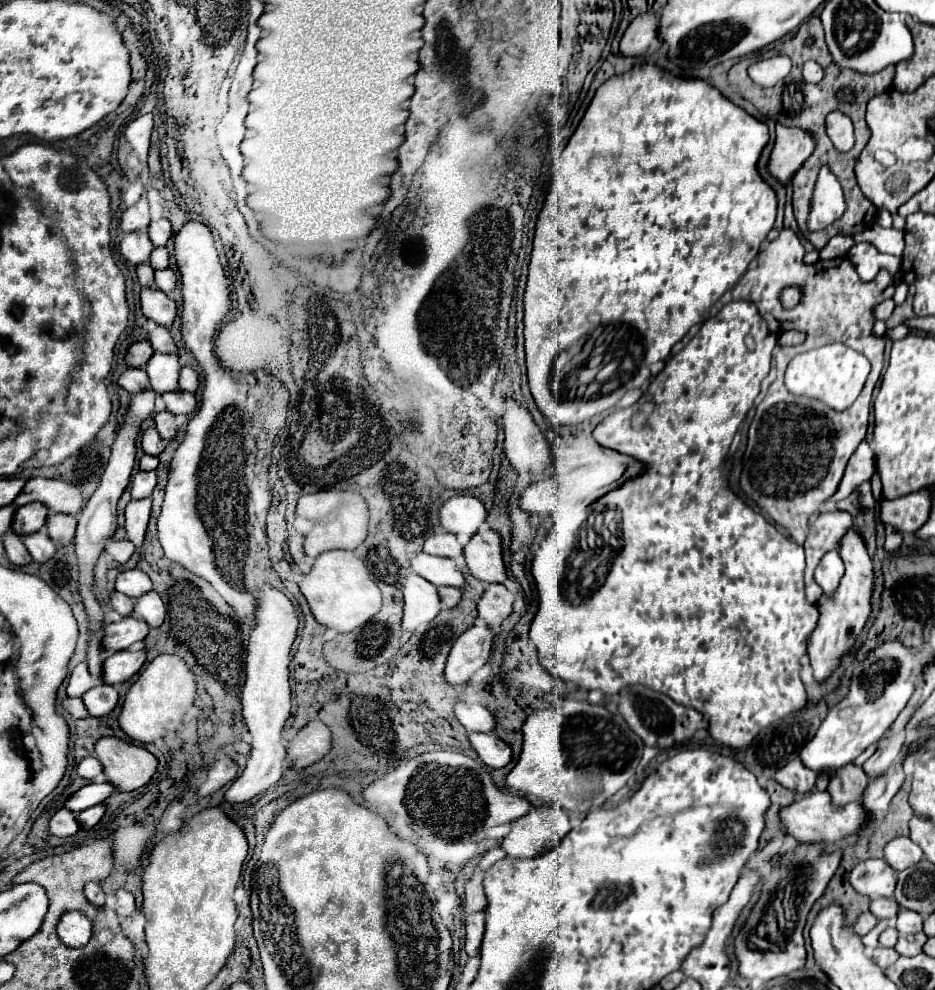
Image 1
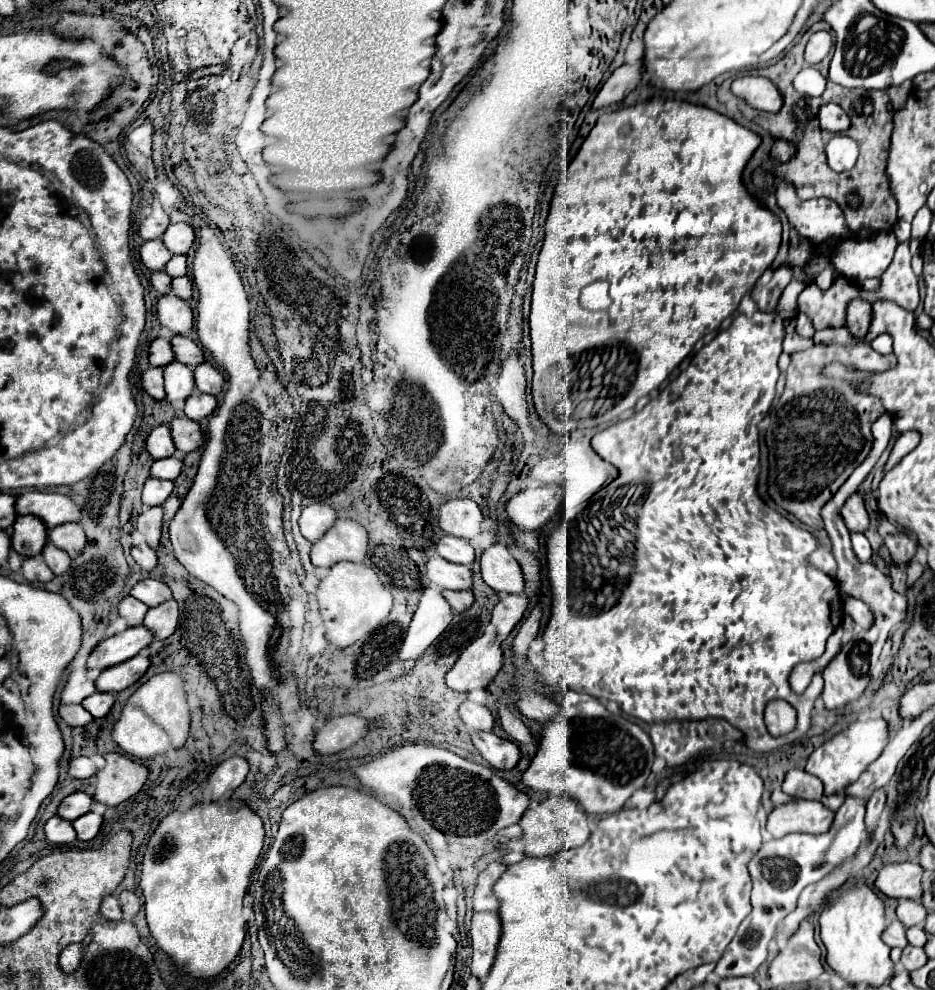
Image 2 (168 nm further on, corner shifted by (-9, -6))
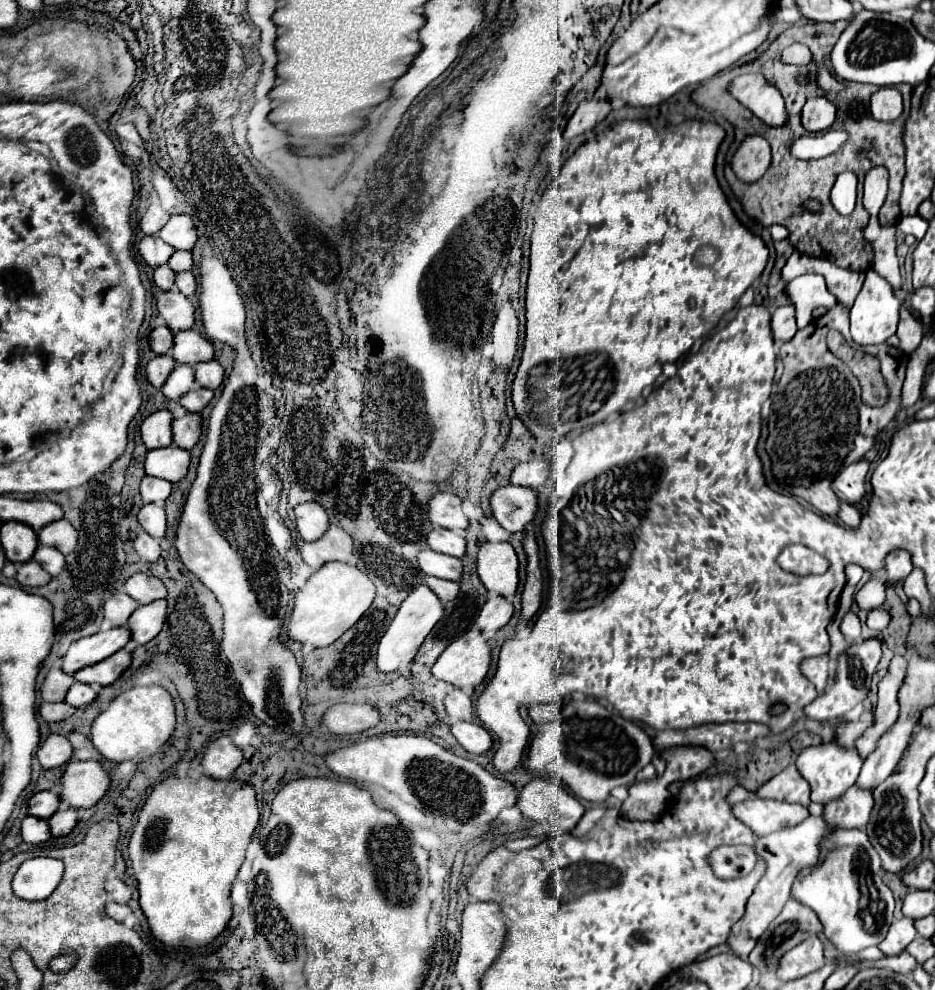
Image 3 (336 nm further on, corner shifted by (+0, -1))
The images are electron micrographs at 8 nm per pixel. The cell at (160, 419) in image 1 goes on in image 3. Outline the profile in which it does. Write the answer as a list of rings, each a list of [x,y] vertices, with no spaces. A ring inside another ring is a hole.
[[[187,413],[181,419],[173,421],[173,443],[181,449],[193,449],[201,435],[201,415],[199,413]]]

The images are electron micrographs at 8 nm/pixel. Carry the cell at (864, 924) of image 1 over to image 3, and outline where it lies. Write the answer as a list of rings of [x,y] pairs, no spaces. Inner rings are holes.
[[[907,917],[897,919],[891,925],[885,941],[879,943],[879,949],[885,955],[897,955],[897,953],[901,953],[915,939],[915,935],[917,935],[917,931],[913,927],[913,919],[907,919]]]

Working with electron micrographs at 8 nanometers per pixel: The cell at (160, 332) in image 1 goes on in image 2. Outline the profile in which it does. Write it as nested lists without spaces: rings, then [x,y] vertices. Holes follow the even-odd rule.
[[[172,336],[170,342],[172,342],[172,348],[174,348],[174,354],[176,354],[178,362],[182,362],[186,366],[192,366],[192,368],[206,362],[204,350],[192,338],[188,338],[188,336]]]

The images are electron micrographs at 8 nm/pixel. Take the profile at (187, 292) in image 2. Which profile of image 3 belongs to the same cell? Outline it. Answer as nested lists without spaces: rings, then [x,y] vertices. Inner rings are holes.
[[[191,271],[187,273],[175,273],[175,289],[179,289],[183,295],[193,295],[195,293],[195,277]]]

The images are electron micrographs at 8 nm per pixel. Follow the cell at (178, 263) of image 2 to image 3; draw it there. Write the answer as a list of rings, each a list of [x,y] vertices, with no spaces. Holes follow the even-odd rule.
[[[175,251],[171,255],[171,259],[167,261],[167,265],[173,269],[173,271],[189,271],[193,267],[193,255],[189,251]]]

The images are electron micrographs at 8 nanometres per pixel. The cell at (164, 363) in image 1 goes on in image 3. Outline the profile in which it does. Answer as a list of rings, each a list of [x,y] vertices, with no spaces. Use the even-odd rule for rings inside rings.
[[[177,363],[175,369],[171,371],[169,379],[165,381],[165,385],[161,387],[163,395],[171,401],[179,401],[179,397],[183,397],[187,391],[191,391],[195,387],[195,377],[193,377],[193,367],[191,365],[183,365]]]

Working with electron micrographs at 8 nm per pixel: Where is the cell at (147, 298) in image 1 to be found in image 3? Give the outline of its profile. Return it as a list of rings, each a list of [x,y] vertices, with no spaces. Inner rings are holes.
[[[169,289],[157,297],[157,311],[165,319],[167,327],[175,331],[191,329],[195,323],[195,307],[193,303],[179,291]]]

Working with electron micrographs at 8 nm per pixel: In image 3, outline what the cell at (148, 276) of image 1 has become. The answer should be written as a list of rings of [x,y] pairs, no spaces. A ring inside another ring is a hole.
[[[167,265],[157,267],[157,269],[155,269],[155,275],[153,275],[155,285],[157,285],[159,289],[163,289],[163,291],[167,291],[167,289],[173,287],[173,277],[175,277],[175,273],[173,273]]]

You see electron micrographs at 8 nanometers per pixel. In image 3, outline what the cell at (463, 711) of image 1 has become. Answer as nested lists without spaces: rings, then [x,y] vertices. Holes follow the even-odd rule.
[[[453,689],[445,697],[445,709],[451,719],[457,719],[457,721],[471,721],[473,719],[473,701],[461,689]]]

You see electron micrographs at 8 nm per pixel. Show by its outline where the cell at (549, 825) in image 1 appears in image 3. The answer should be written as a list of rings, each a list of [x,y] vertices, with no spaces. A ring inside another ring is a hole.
[[[533,779],[519,793],[517,807],[531,823],[549,823],[549,837],[571,833],[585,807],[555,779]]]

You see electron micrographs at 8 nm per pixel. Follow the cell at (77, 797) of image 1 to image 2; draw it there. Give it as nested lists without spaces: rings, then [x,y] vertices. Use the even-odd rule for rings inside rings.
[[[74,792],[74,794],[66,796],[66,798],[60,802],[60,806],[58,806],[58,810],[56,810],[56,816],[60,816],[60,818],[72,822],[72,820],[80,818],[82,814],[86,814],[86,812],[90,810],[90,804],[92,804],[92,802],[94,802],[94,800],[92,800],[90,794],[86,794],[86,792]]]

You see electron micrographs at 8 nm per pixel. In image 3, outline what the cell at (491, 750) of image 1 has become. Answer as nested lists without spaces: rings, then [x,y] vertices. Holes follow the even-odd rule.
[[[461,721],[451,725],[451,733],[457,737],[457,741],[473,755],[483,755],[493,747],[493,737],[487,729],[483,729],[475,721]]]

